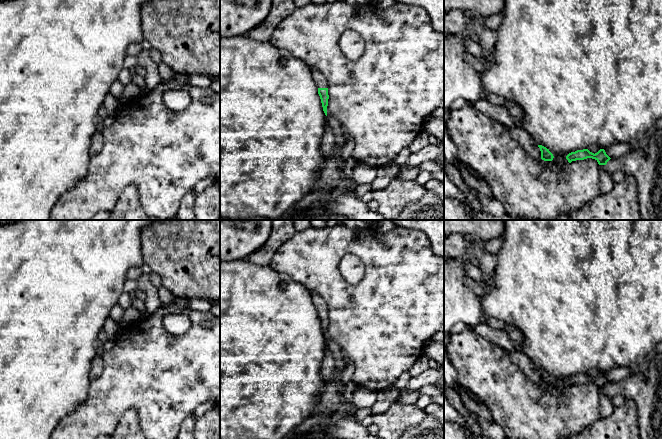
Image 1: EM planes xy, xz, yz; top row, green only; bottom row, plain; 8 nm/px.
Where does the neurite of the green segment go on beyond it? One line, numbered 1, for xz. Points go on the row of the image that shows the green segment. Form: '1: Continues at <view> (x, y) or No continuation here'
1: Continues at xz (321, 82)

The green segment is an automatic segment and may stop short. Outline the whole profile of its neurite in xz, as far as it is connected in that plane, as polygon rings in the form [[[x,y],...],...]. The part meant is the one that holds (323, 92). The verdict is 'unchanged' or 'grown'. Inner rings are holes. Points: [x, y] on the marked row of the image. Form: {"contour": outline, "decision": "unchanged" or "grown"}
{"contour": [[[311,68],[311,72],[312,72],[313,80],[318,87],[318,94],[321,99],[323,111],[325,115],[327,116],[327,106],[328,106],[328,99],[329,99],[328,82],[326,78],[324,77],[324,75],[317,69]]], "decision": "grown"}

